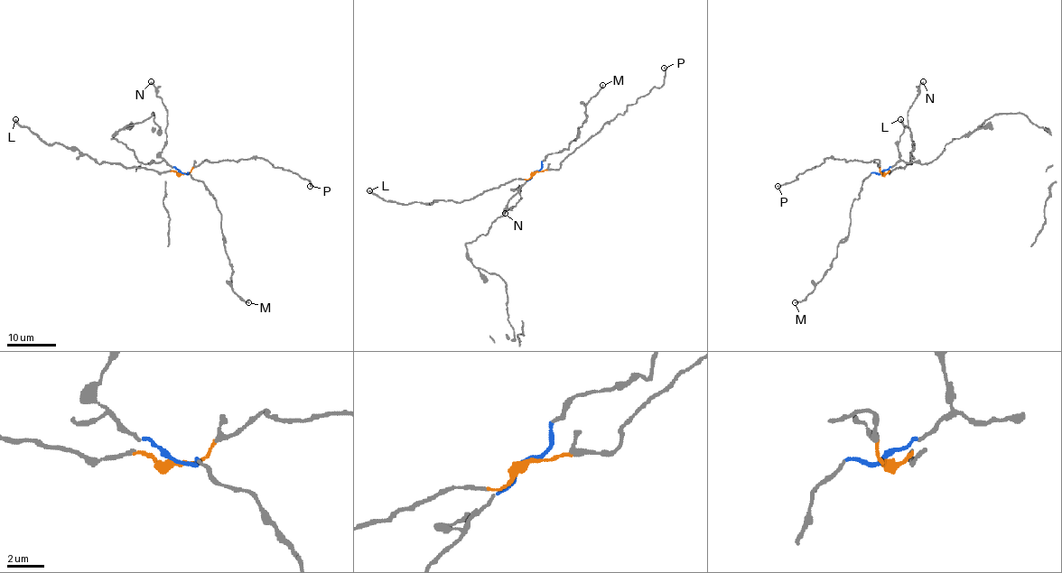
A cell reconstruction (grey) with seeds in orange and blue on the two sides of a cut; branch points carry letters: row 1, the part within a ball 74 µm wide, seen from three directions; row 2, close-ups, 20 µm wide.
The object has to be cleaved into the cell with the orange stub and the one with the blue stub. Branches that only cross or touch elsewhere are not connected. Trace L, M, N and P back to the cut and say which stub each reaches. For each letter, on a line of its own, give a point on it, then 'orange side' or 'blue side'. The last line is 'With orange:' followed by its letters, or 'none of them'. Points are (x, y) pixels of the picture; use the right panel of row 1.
L: at (900, 119); orange side
M: at (795, 302); blue side
N: at (923, 81); blue side
P: at (777, 186); orange side
With orange: L, P

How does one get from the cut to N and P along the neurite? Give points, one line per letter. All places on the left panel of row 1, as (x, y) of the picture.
N: (181, 172), (161, 156), (167, 111), (151, 81)
P: (181, 173), (188, 173), (205, 160), (237, 161), (262, 158), (274, 167), (290, 170), (306, 179), (310, 186)

